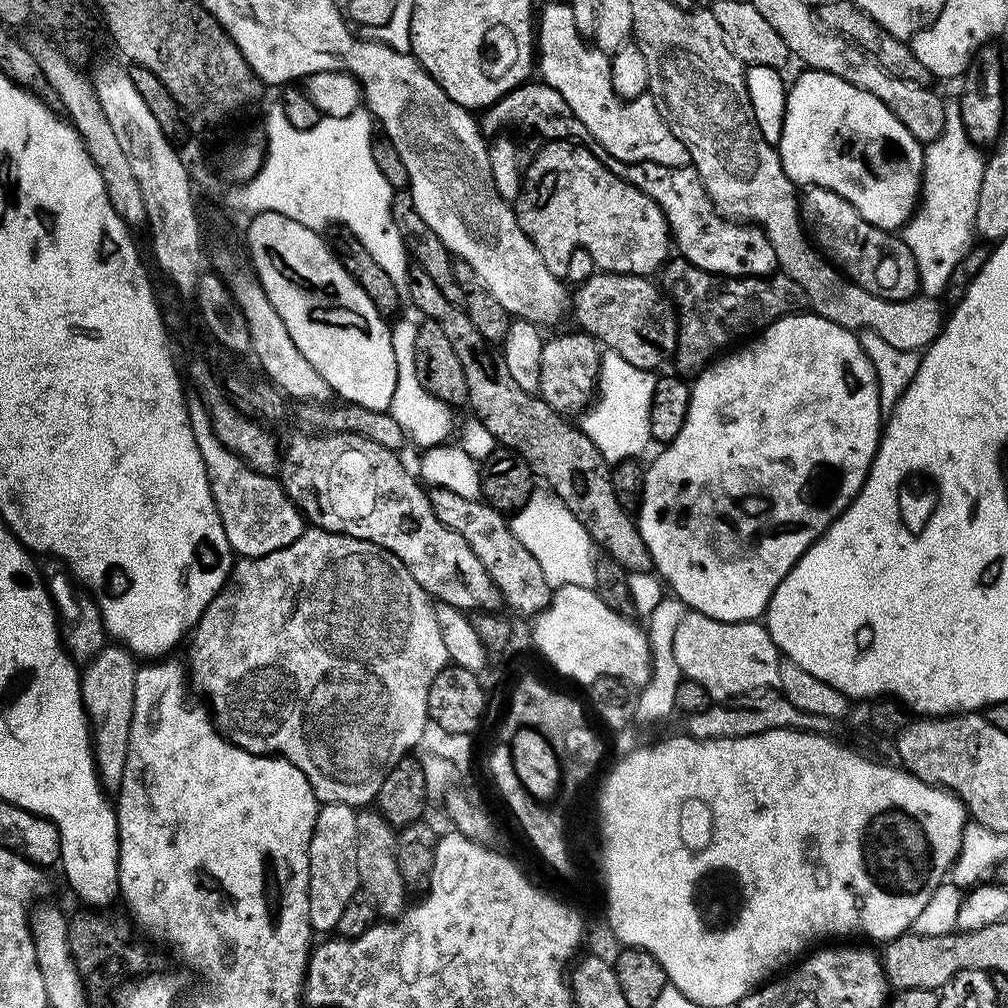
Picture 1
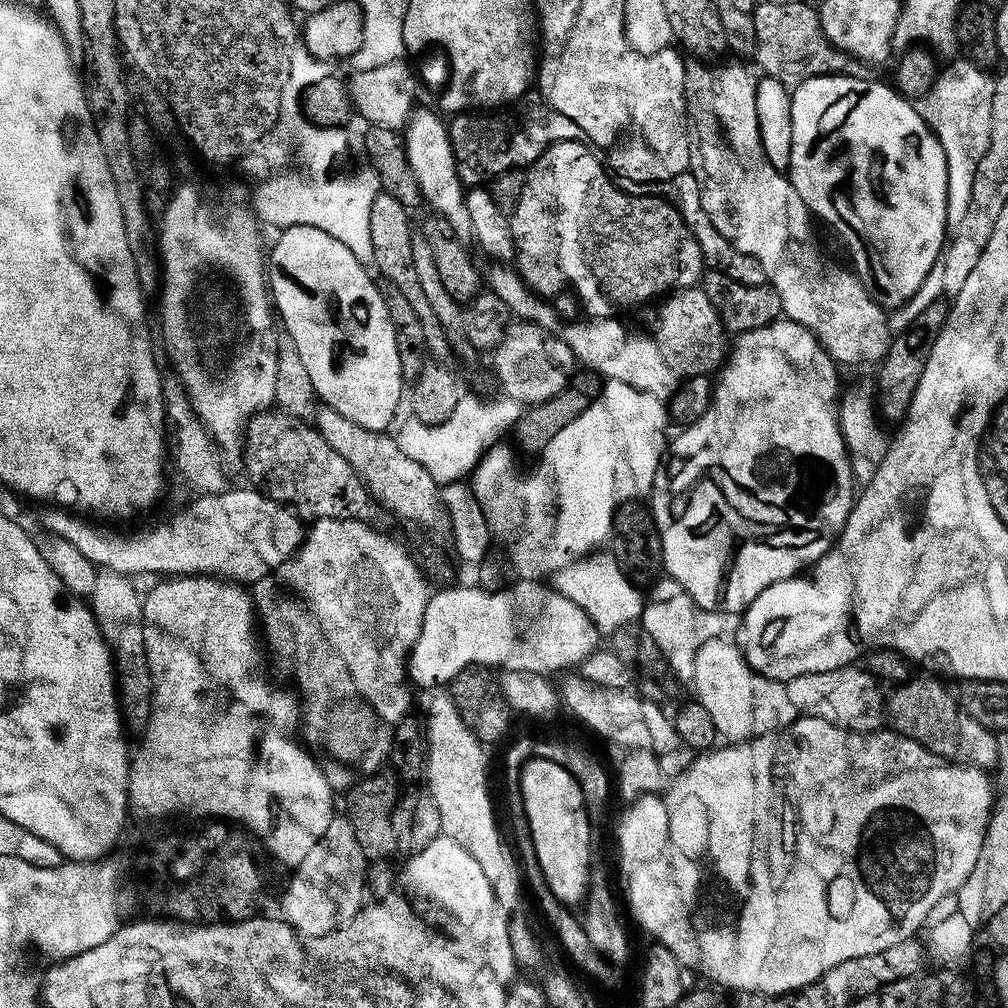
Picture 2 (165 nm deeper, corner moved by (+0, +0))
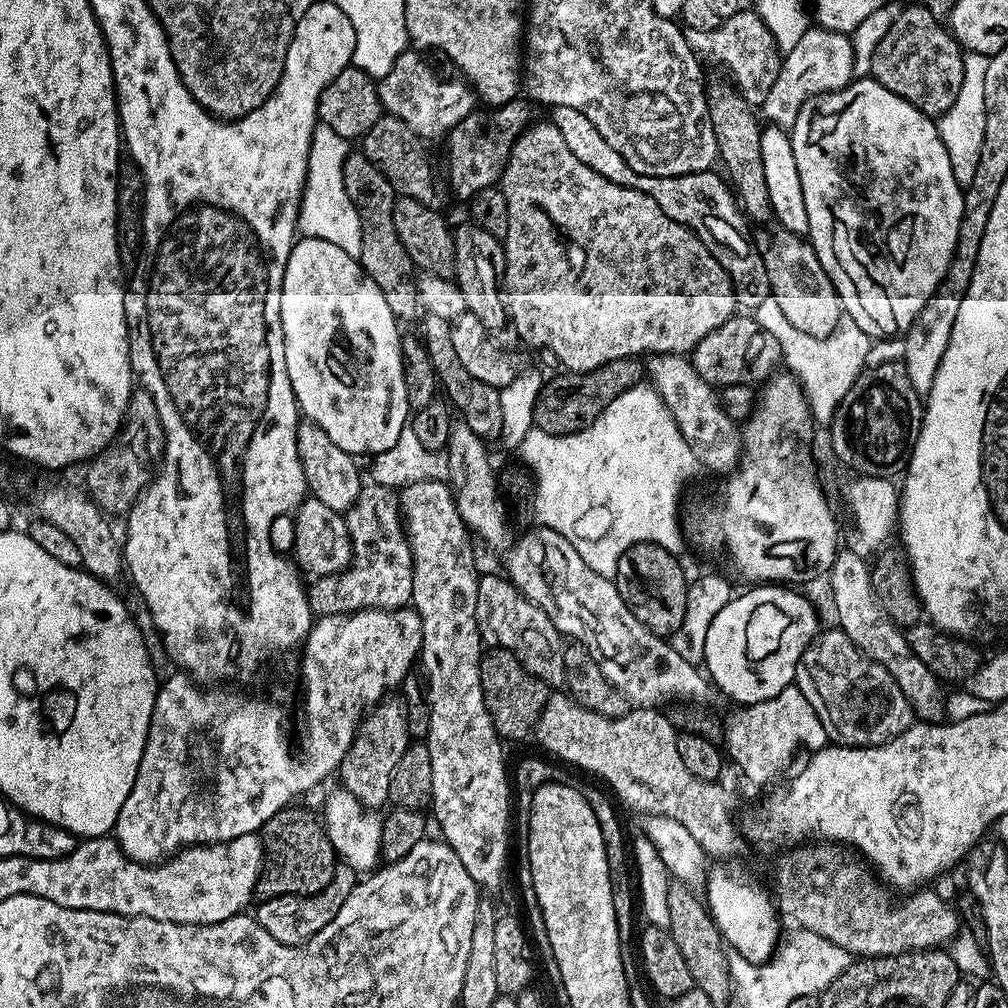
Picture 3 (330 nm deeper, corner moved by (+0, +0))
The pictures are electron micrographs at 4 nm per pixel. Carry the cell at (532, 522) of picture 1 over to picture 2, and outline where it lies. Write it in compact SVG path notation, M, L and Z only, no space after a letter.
M604 550L581 556L562 570L553 572L550 584L587 613L601 633L617 632L623 624L635 623L644 615L646 597L640 593L643 591L621 570L616 559Z

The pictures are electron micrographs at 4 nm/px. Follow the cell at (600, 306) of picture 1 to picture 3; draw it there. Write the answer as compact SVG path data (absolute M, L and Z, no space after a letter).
M733 314L729 320L722 322L722 326L718 326L718 330L710 330L710 334L698 342L690 359L701 378L717 389L735 384L759 385L782 364L778 341L767 330L762 330L762 326L758 326L755 318L748 314Z

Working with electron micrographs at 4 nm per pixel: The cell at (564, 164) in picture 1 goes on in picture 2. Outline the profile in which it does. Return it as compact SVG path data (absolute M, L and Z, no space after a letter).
M579 139L574 140L563 140L562 142L558 142L557 144L550 144L547 148L544 149L544 153L540 155L533 164L528 165L526 169L527 176L525 178L525 188L522 190L522 196L518 199L517 208L510 215L510 219L512 222L512 241L514 242L514 246L516 247L514 253L514 264L520 273L521 280L524 281L525 284L528 285L529 288L532 289L533 292L536 293L537 296L541 298L553 298L558 293L565 291L569 287L570 284L580 284L580 290L578 289L579 299L583 302L583 311L587 317L591 319L611 319L617 317L622 310L628 310L630 308L634 308L646 301L648 301L651 296L656 296L655 298L663 297L665 294L671 293L673 290L679 290L681 288L695 288L697 285L701 283L702 277L706 271L706 265L704 263L704 255L702 254L702 250L698 246L698 242L694 238L694 234L690 231L690 229L686 226L686 222L681 220L679 212L677 212L675 206L673 204L669 204L667 200L664 199L663 196L659 194L653 194L653 196L627 196L626 193L623 192L620 188L615 188L612 185L613 177L610 175L609 169L605 167L602 163L601 157L597 155L595 151L587 143L581 142Z

